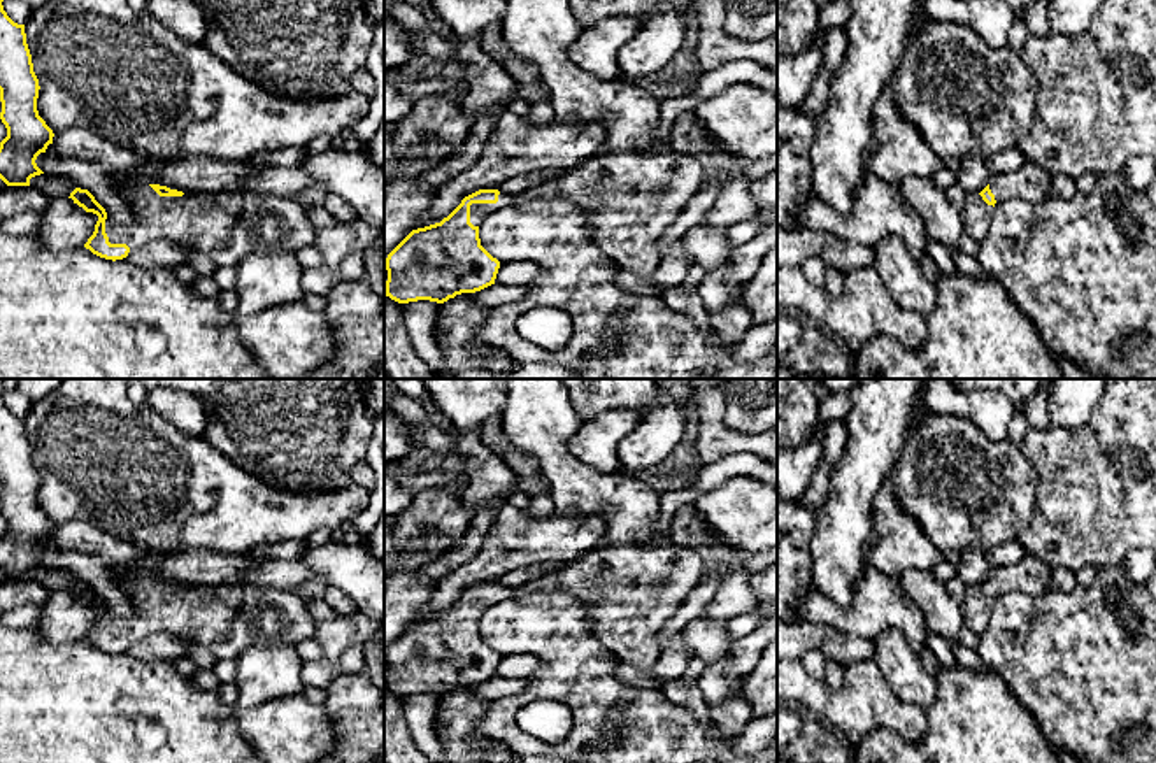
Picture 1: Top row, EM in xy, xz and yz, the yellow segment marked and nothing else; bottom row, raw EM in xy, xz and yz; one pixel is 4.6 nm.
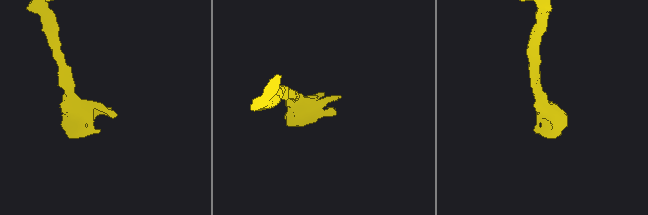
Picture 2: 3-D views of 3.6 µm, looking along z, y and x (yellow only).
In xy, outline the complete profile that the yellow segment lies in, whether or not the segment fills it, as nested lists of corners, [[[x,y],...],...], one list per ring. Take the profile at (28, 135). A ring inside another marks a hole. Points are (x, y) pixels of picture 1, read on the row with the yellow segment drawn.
[[[0,0],[0,119],[7,128],[7,137],[0,142],[0,179],[7,186],[30,186],[30,179],[44,174],[35,160],[53,144],[53,130],[39,116],[39,79],[33,72],[32,54],[26,44],[25,25],[14,23]]]

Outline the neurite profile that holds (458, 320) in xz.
[[[470,293],[456,295],[442,303],[437,316],[439,347],[446,367],[437,372],[440,379],[453,379],[456,370],[510,372],[514,360],[498,347],[481,356],[472,347],[486,344],[479,337],[479,326],[491,309],[477,303]]]

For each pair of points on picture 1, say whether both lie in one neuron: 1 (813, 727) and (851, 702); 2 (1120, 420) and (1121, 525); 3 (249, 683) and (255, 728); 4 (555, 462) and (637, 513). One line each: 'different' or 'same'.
1: different
2: same
3: different
4: same

